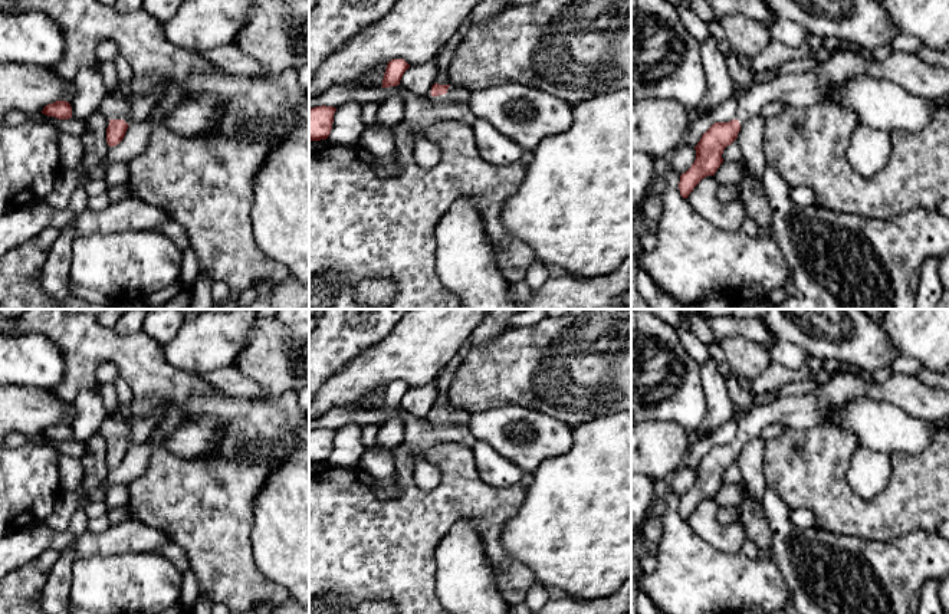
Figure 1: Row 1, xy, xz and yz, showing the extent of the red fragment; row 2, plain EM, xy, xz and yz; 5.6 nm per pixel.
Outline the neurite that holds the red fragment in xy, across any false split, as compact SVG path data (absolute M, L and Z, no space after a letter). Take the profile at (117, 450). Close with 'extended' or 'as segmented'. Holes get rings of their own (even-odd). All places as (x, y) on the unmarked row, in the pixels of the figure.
M160 405L155 411L145 417L132 417L129 413L127 414L127 420L129 423L129 433L121 441L109 441L109 447L106 450L106 464L109 469L118 467L132 446L147 444L152 430L162 418L164 407Z | extended

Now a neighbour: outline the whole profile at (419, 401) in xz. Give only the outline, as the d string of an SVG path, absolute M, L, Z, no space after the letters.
M437 380L428 382L424 387L410 388L401 403L400 407L418 418L430 417L431 408L434 407L439 397L439 385Z

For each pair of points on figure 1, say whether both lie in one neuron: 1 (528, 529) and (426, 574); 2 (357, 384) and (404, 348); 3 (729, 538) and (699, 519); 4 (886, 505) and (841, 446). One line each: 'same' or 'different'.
1: different
2: same
3: same
4: same

